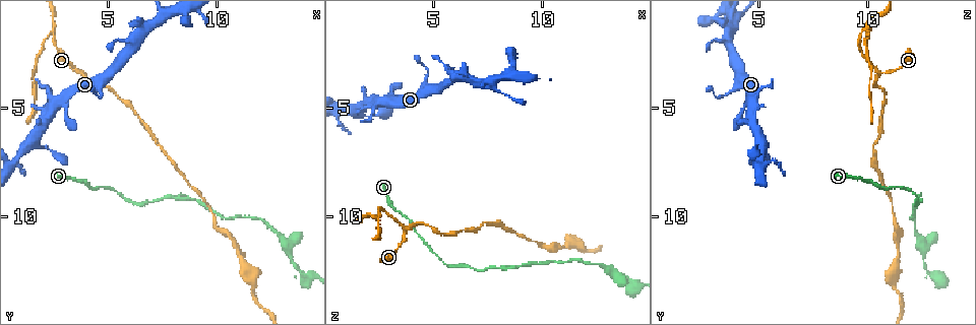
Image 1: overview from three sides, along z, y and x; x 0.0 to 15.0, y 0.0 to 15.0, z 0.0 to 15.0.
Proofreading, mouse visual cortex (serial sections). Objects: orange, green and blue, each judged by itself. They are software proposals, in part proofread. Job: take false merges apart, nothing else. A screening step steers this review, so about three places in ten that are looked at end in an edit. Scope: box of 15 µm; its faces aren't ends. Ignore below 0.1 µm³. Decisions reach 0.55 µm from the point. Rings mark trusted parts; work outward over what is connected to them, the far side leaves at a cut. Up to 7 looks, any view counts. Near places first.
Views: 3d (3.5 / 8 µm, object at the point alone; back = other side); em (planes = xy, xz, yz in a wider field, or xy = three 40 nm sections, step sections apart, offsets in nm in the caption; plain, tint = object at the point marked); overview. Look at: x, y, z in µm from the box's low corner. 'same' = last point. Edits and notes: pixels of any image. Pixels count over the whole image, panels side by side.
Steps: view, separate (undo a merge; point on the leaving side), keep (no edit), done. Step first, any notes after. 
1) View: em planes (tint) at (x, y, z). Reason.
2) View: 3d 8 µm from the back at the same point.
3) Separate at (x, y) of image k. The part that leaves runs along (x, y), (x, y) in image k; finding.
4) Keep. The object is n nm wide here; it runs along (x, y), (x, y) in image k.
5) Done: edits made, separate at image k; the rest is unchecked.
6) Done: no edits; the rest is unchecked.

View: 3d 3.5 µm at (3.7, 3.4, 10.5). Thin neck.

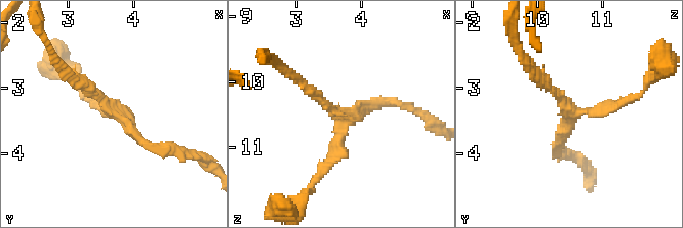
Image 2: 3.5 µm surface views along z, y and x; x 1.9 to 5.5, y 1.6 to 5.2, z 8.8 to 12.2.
View: em xy step 3 (tint) at (3.70, 3.40, 10.65). Now the EM.

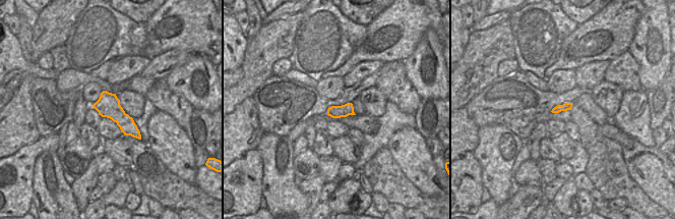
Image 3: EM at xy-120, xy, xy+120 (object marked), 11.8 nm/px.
View: em xy step 1 (tint) at the same point. Another direction.

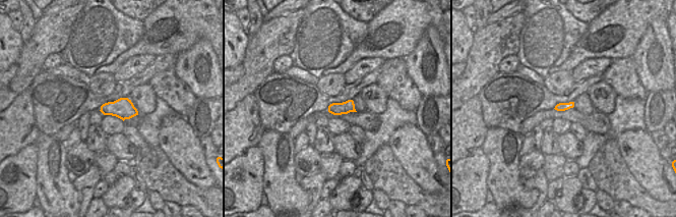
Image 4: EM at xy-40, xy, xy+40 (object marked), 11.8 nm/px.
Keep. It runs along (314, 179), (343, 121), (392, 103) in image 2; continuous, no second cell.

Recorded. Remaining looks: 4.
View: 3d 3.5 µm from the back at (2.6, 1.4, 9.8). A fork.

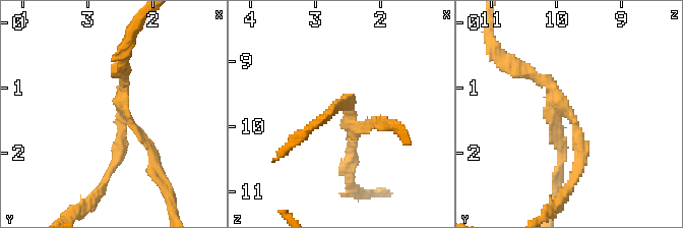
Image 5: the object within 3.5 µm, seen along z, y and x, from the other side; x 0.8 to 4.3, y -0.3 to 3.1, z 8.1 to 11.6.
View: em xy step 2 (plain) at (2.45, 1.35, 9.85). Now the EM.

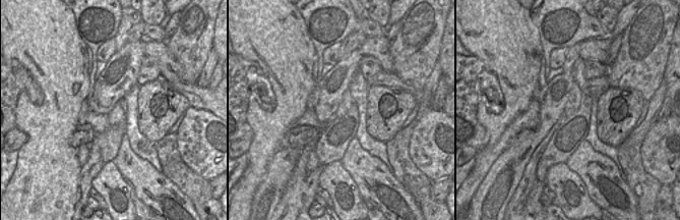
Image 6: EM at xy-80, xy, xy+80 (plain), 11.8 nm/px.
View: em xy step 2 (tint) at the same point.

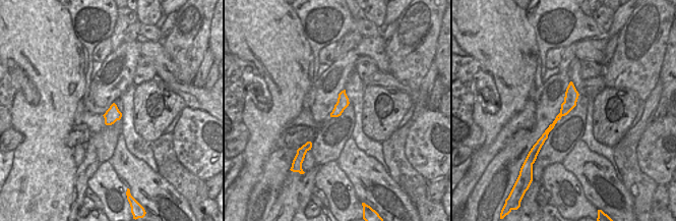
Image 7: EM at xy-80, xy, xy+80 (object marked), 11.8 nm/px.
Separate at (147, 145) of image 5. The part that leaves runs along (128, 115), (172, 198) in image 5; two cells meet here.

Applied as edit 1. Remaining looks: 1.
Done: edits made, separate at image 5; the rest is unchecked.

